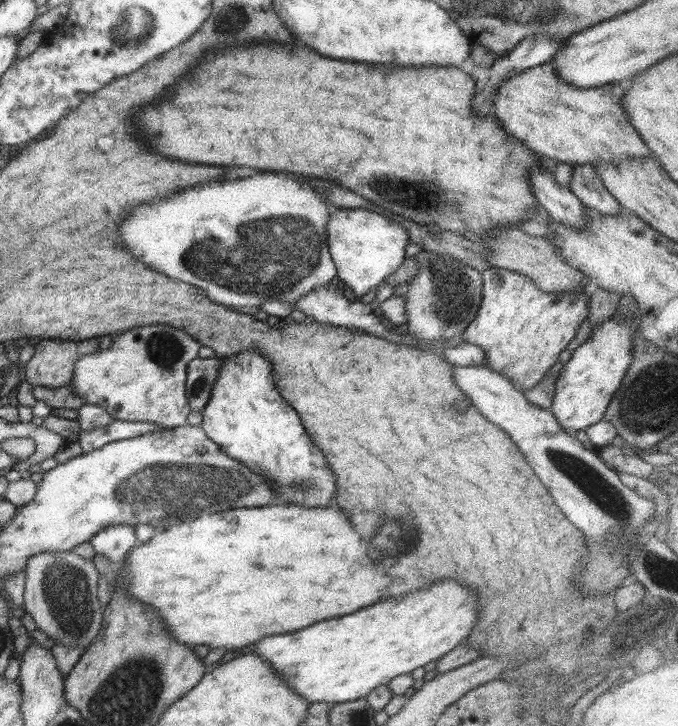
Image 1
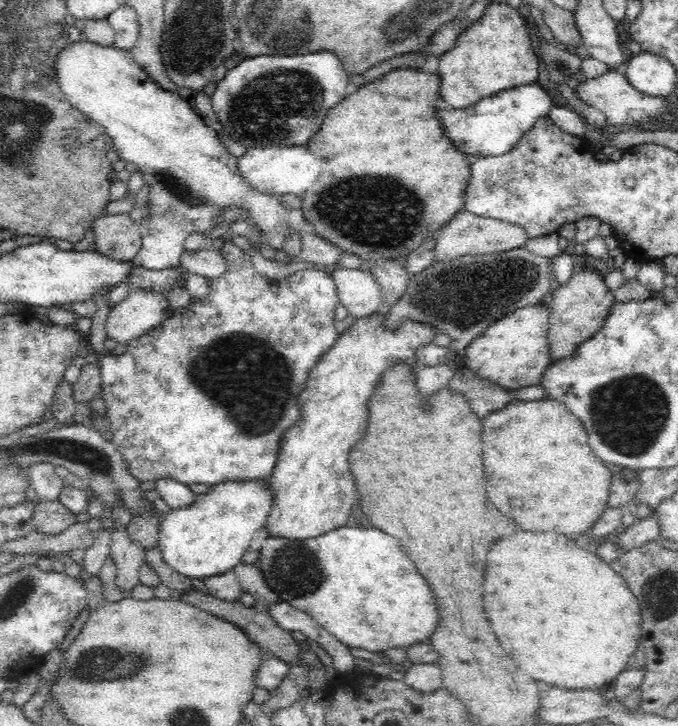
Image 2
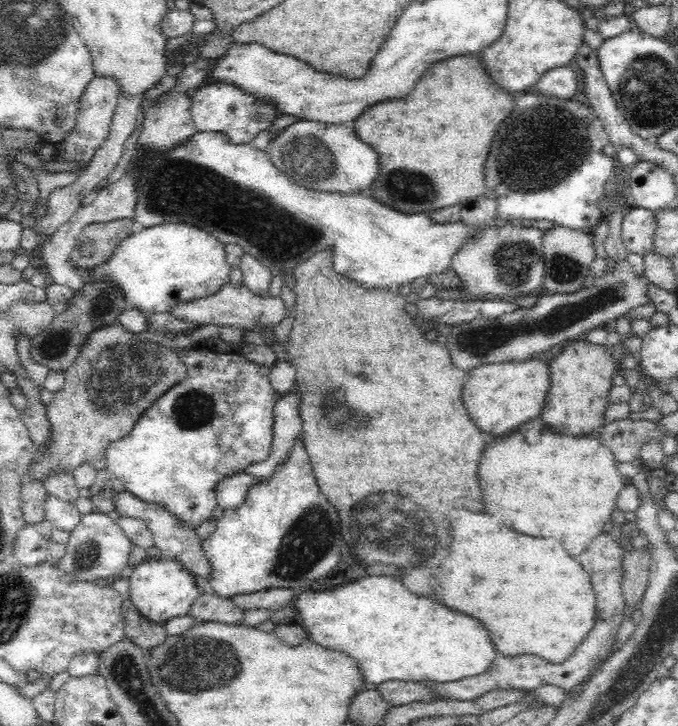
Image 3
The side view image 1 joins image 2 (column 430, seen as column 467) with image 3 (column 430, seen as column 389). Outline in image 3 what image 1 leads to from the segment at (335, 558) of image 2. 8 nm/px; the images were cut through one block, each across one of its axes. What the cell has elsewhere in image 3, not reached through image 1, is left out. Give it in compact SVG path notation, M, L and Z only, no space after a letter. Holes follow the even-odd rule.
M372 576L358 582L326 589L322 592L304 592L295 596L292 608L296 618L312 640L324 648L350 655L367 682L382 684L388 680L404 682L454 682L482 674L499 653L490 640L488 630L480 620L452 612L438 602L418 598L404 588L402 582L390 576Z

